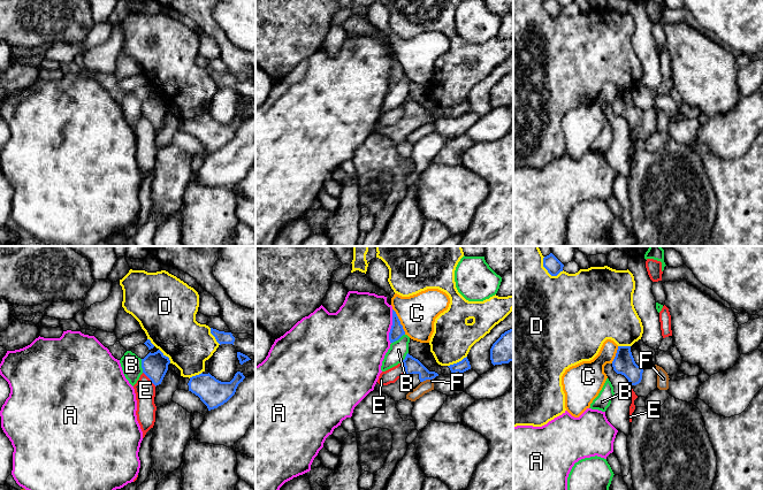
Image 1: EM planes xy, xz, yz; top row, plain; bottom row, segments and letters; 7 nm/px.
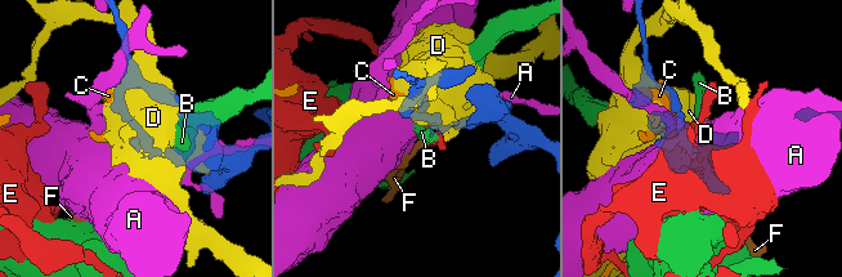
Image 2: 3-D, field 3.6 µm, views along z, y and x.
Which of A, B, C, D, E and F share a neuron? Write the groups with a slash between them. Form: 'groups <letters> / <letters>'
groups A / B / C / D / E / F

